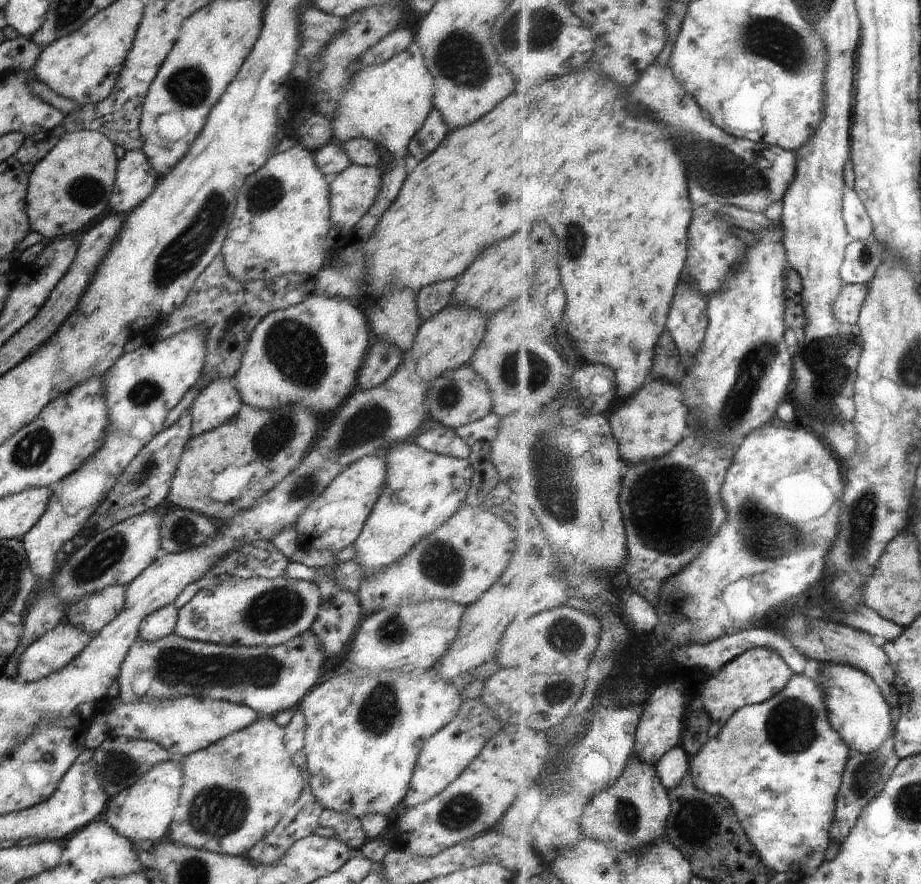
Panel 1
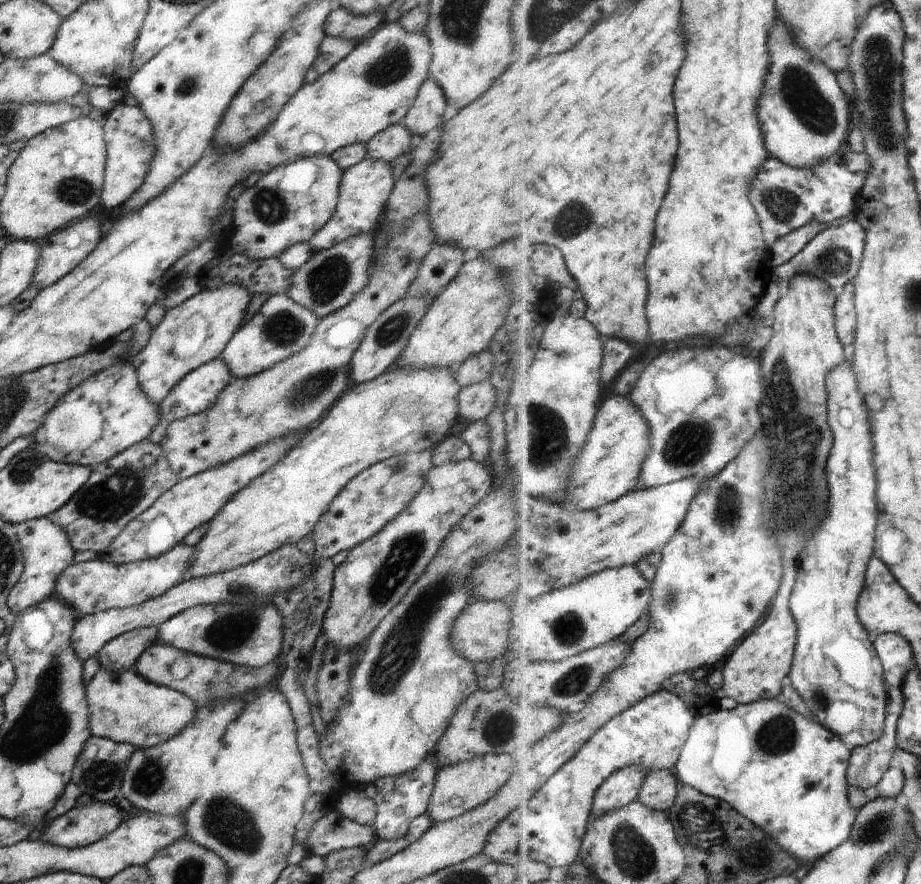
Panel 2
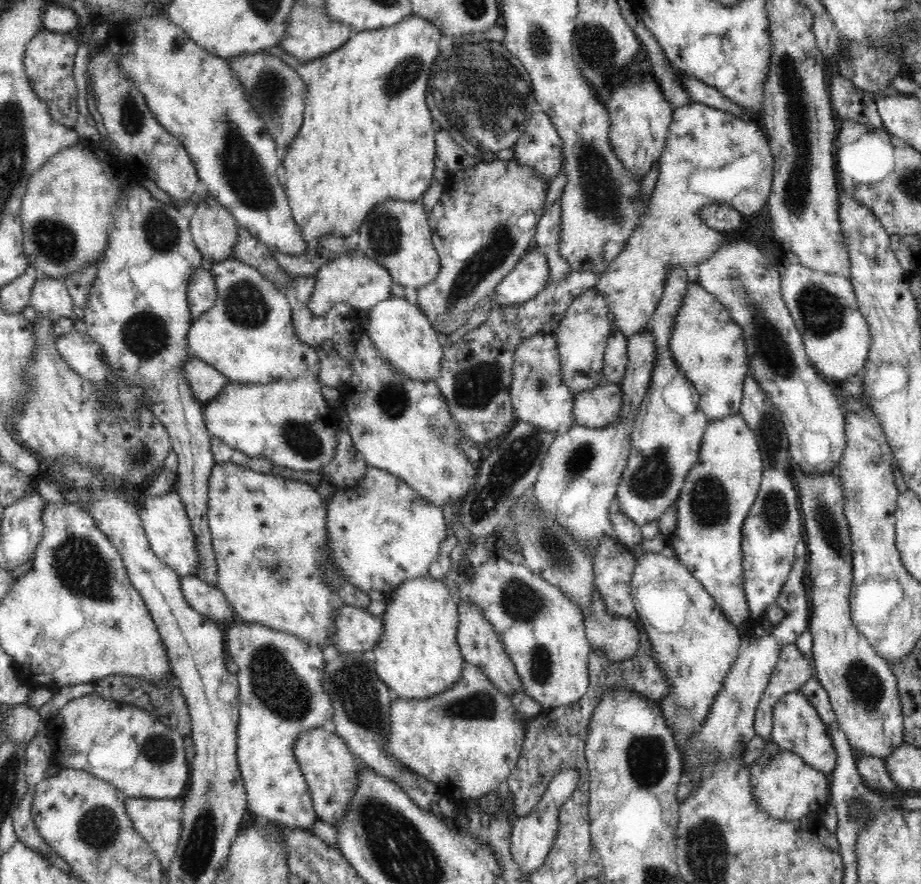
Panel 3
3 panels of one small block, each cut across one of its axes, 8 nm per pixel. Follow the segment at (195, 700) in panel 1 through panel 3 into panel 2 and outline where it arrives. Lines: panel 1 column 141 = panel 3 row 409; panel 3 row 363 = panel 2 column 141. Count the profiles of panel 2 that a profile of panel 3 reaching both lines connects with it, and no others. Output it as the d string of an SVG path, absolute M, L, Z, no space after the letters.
M100 667L94 680L85 688L91 736L147 749L180 734L196 716L198 705L180 691L154 684L136 670L112 672Z

